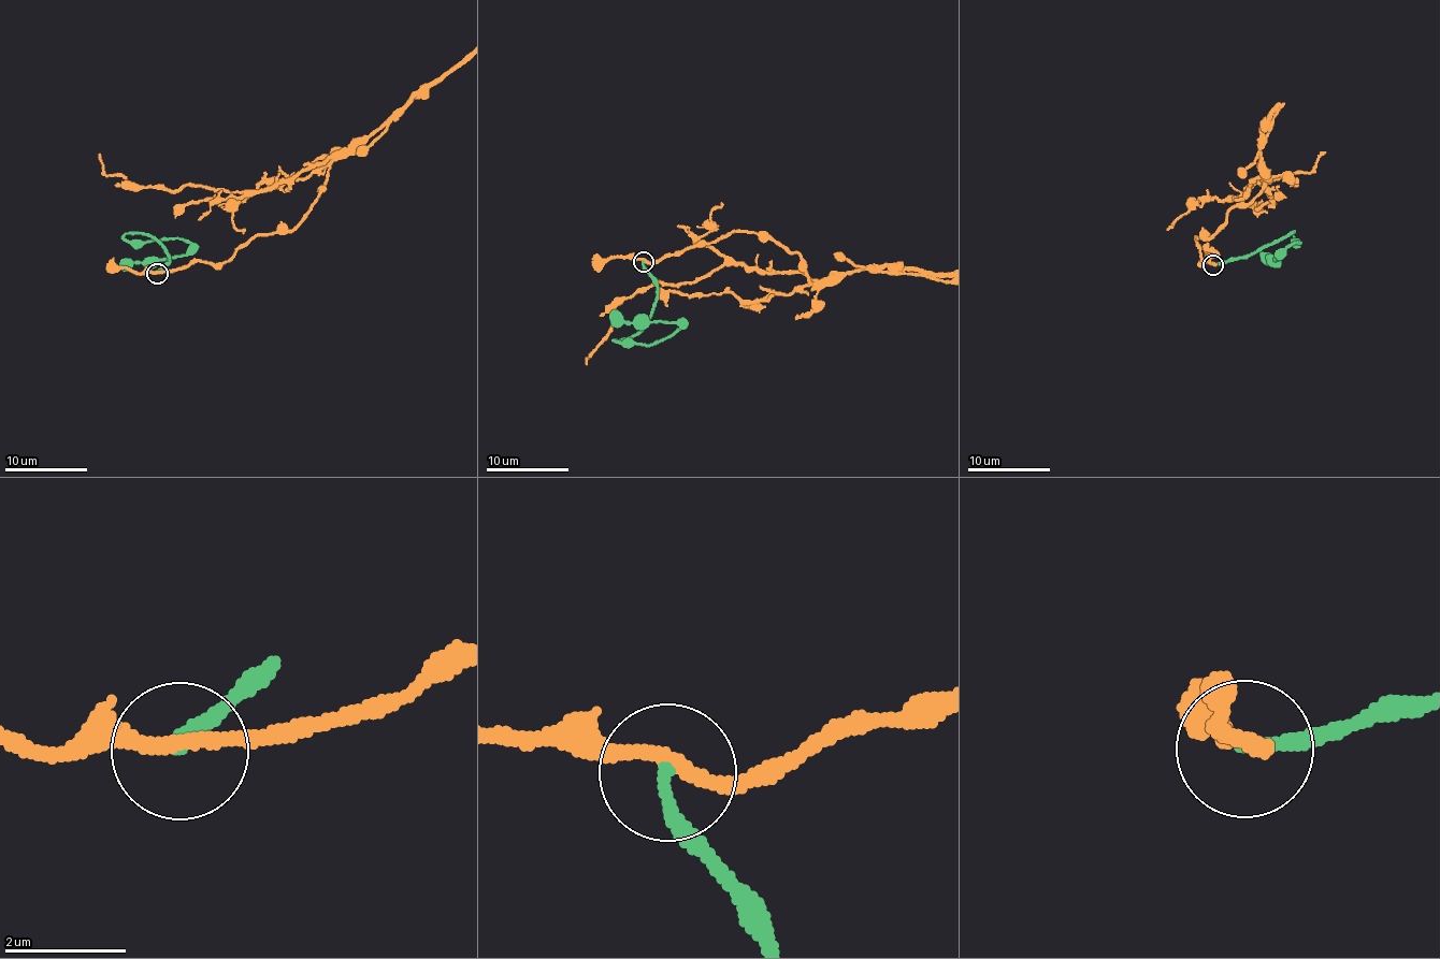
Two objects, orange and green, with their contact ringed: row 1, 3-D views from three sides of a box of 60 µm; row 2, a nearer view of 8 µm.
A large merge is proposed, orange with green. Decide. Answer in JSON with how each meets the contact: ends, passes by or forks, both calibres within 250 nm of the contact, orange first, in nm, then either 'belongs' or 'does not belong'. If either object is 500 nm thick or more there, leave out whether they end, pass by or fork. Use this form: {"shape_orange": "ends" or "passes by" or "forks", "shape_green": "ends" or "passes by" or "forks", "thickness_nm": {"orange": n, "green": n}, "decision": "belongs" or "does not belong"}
{"shape_orange": "passes by", "shape_green": "ends", "thickness_nm": {"orange": 240, "green": 200}, "decision": "does not belong"}

